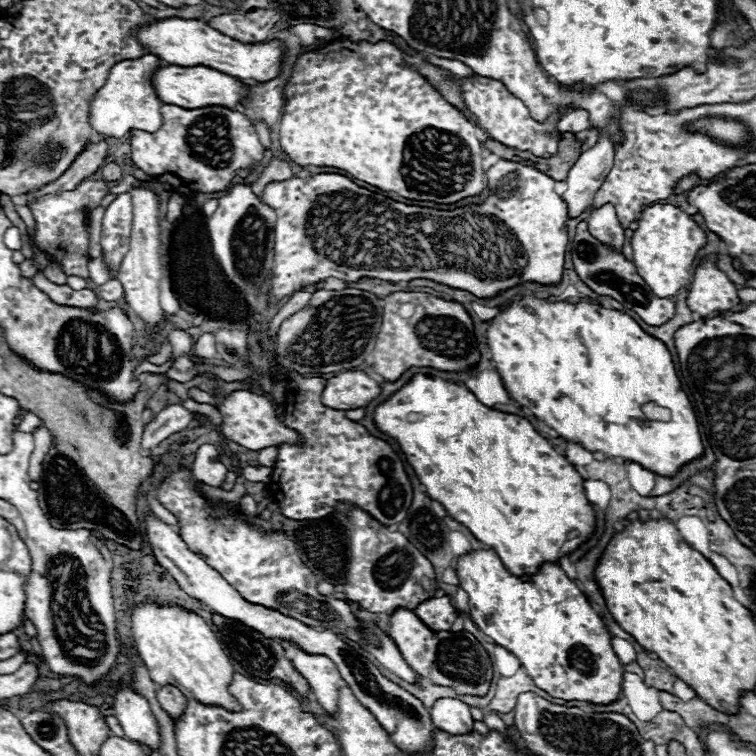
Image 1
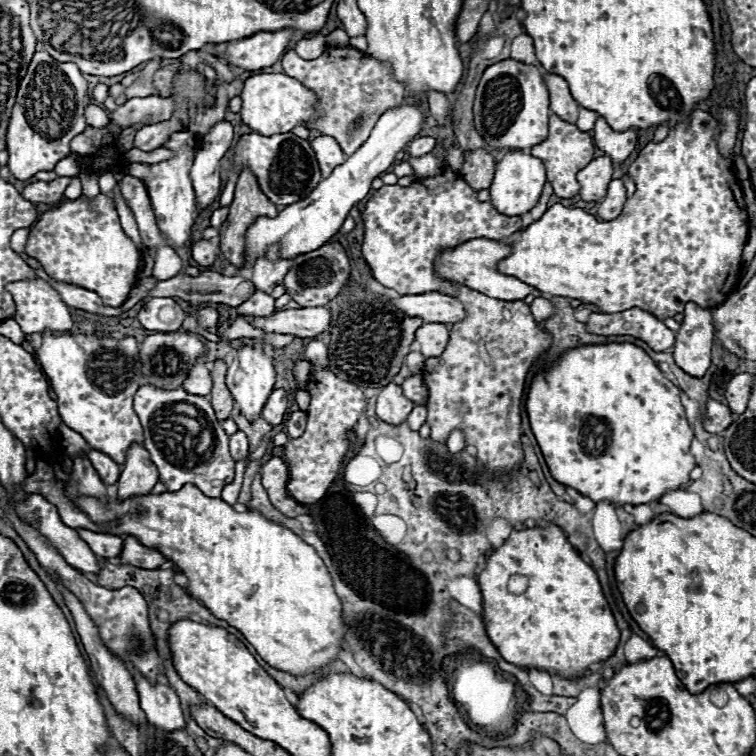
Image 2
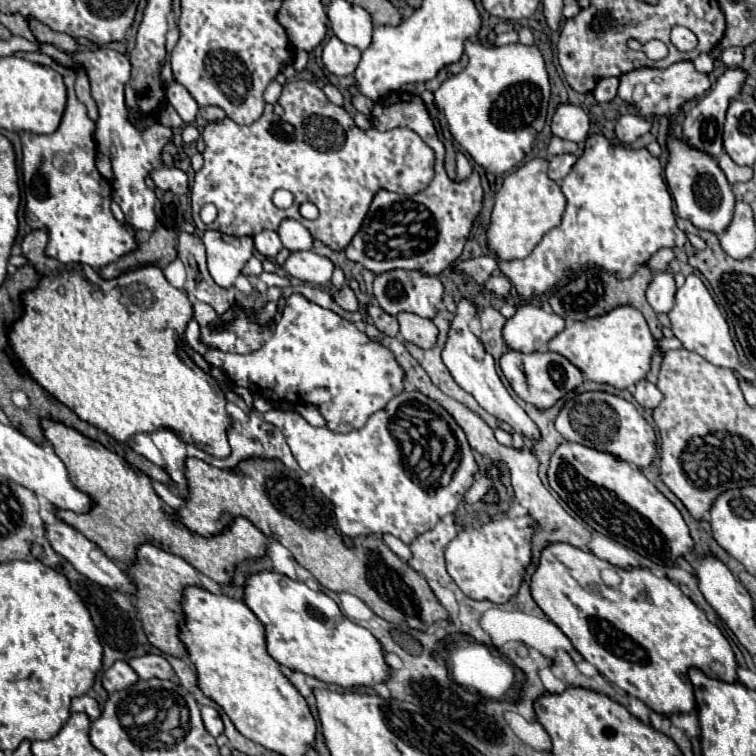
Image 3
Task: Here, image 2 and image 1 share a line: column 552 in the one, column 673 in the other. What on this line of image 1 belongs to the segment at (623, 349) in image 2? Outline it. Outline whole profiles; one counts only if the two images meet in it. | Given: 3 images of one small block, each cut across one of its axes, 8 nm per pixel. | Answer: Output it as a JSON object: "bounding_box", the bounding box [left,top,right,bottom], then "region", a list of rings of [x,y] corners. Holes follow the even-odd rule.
{"bounding_box":[486,296,704,478],"region":[[[524,296],[520,302],[512,302],[506,310],[490,320],[486,336],[492,350],[492,360],[498,364],[496,370],[502,376],[510,396],[518,404],[532,410],[536,418],[540,418],[548,428],[556,430],[562,438],[582,444],[590,452],[602,452],[608,458],[636,462],[642,468],[668,478],[676,476],[684,464],[704,456],[704,444],[694,408],[682,390],[666,344],[646,334],[630,316],[592,302],[548,304],[542,298]],[[646,402],[656,402],[658,406],[670,408],[672,420],[650,422],[642,412],[642,404]]]}

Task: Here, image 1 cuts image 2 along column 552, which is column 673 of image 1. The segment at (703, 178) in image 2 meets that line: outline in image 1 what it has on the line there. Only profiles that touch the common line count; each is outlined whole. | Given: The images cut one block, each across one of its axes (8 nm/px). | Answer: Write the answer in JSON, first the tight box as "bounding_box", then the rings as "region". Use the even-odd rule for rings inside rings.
{"bounding_box":[632,204,706,298],"region":[[[652,204],[640,216],[640,226],[634,230],[632,262],[636,272],[652,286],[652,292],[660,298],[670,298],[690,286],[692,280],[692,264],[700,248],[706,246],[706,232],[686,214],[682,208],[672,204]]]}

